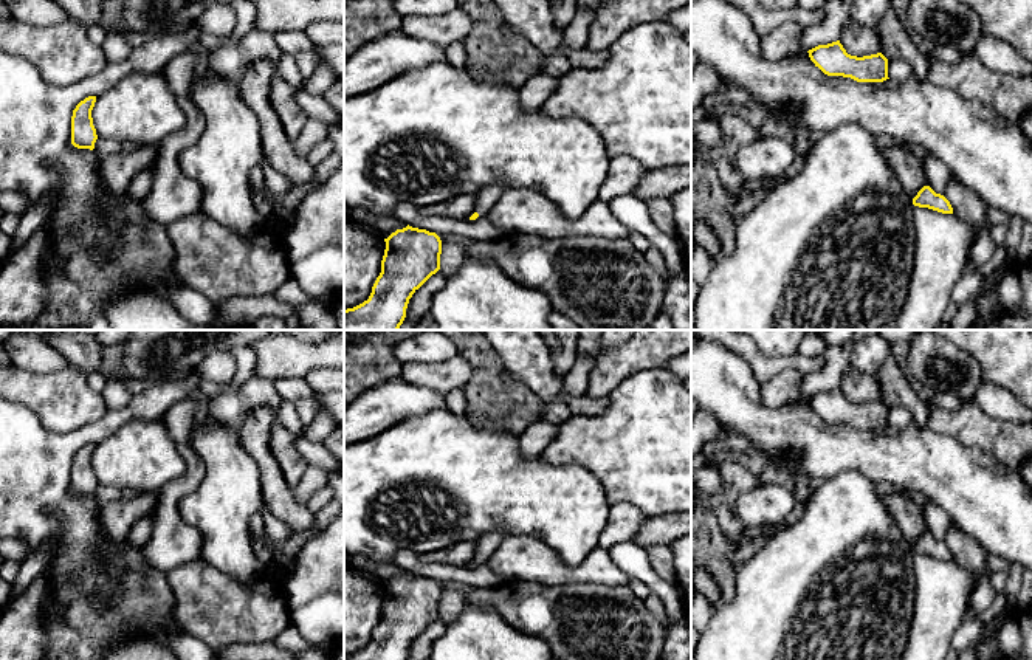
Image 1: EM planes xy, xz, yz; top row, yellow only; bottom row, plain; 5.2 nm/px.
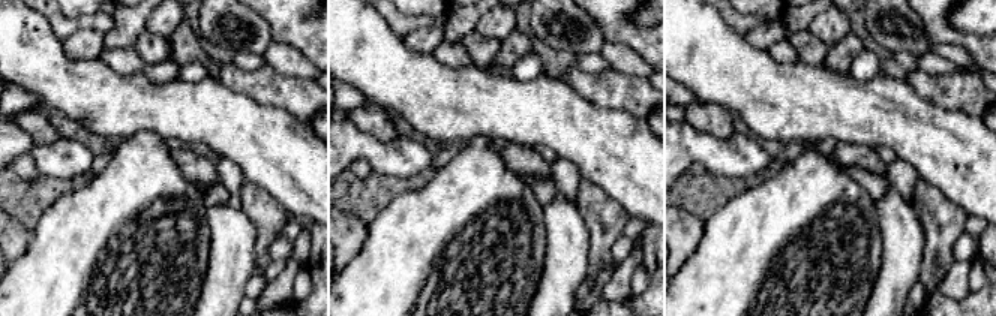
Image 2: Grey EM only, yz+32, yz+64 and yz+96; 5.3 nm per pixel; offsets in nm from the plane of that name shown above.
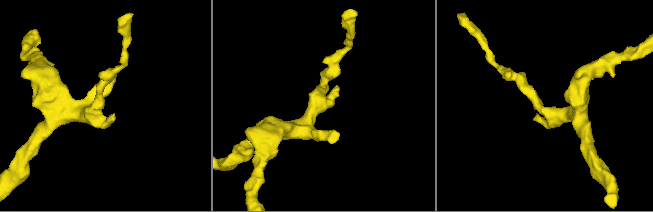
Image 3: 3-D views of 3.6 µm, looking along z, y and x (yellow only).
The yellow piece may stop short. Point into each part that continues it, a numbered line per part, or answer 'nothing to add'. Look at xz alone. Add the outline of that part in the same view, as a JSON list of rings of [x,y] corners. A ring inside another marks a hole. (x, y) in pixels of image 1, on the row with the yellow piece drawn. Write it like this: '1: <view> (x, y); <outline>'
1: xz (488, 195); [[[494,183],[485,186],[480,194],[477,195],[477,206],[476,212],[479,217],[487,215],[490,209],[494,206],[501,194],[508,187],[508,184],[504,183]]]

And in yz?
nothing to add

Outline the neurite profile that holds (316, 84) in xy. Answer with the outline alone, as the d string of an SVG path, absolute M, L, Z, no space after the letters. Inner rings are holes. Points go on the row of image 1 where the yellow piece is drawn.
M318 51L313 53L318 56L319 64L316 71L307 76L304 91L313 96L324 96L325 91L339 81L339 77Z

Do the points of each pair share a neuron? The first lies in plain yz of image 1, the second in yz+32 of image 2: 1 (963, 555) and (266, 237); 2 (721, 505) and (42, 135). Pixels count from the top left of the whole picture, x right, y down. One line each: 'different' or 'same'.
1: same
2: same

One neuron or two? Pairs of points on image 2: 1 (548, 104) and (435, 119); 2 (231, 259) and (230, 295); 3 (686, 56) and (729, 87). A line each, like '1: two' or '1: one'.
1: one
2: one
3: one

